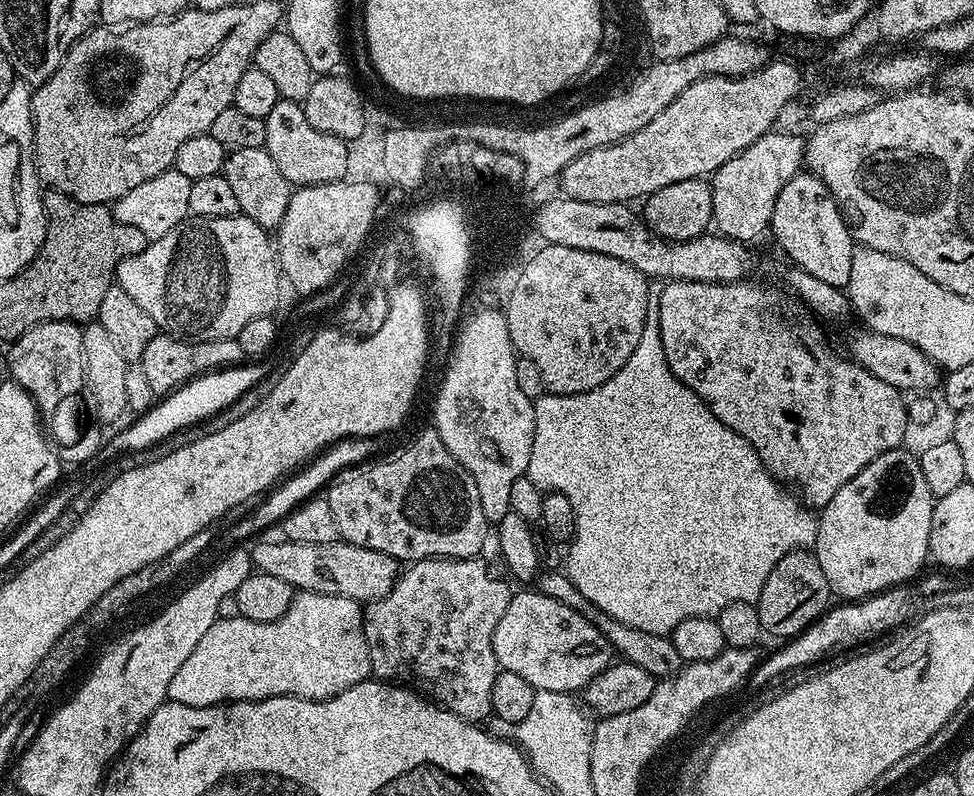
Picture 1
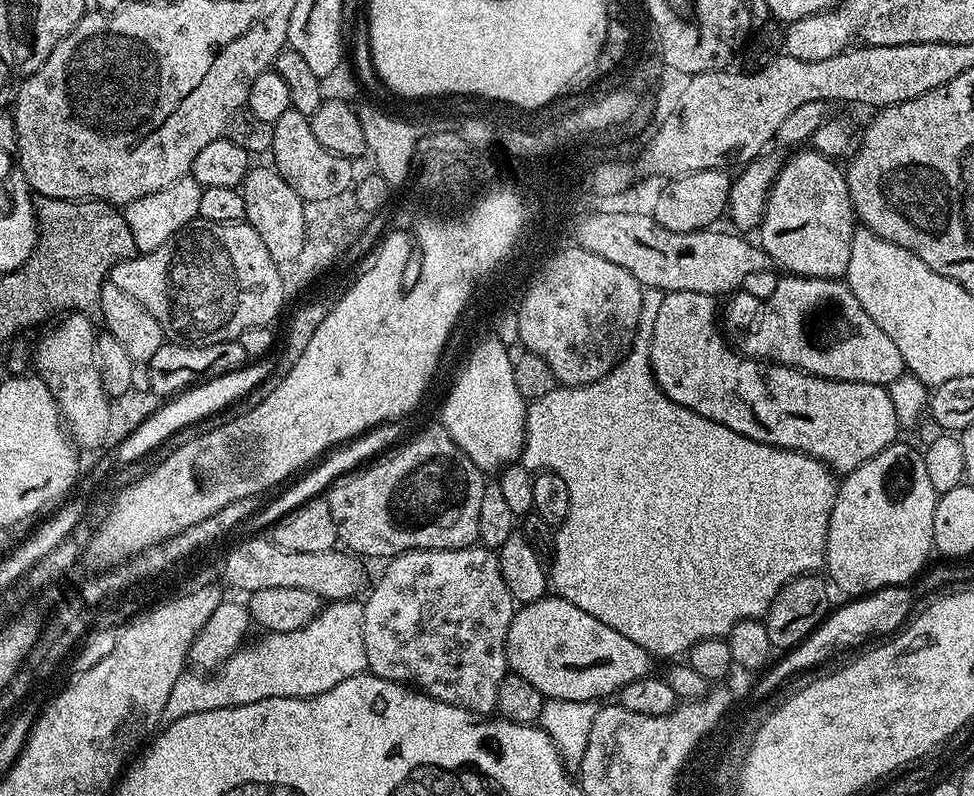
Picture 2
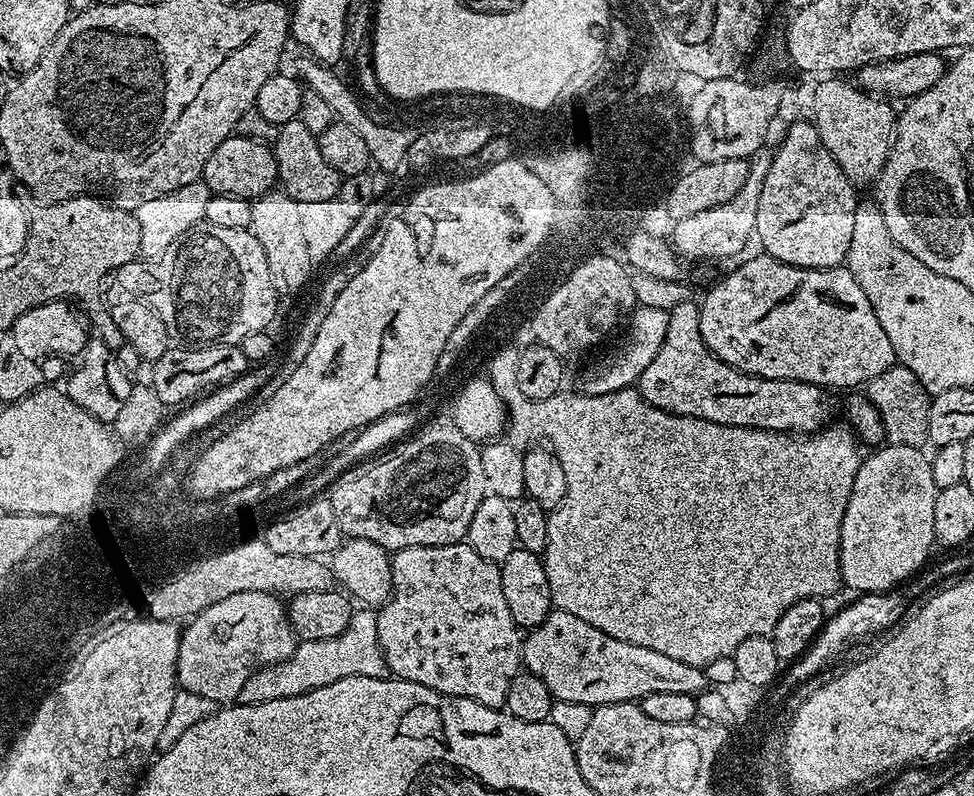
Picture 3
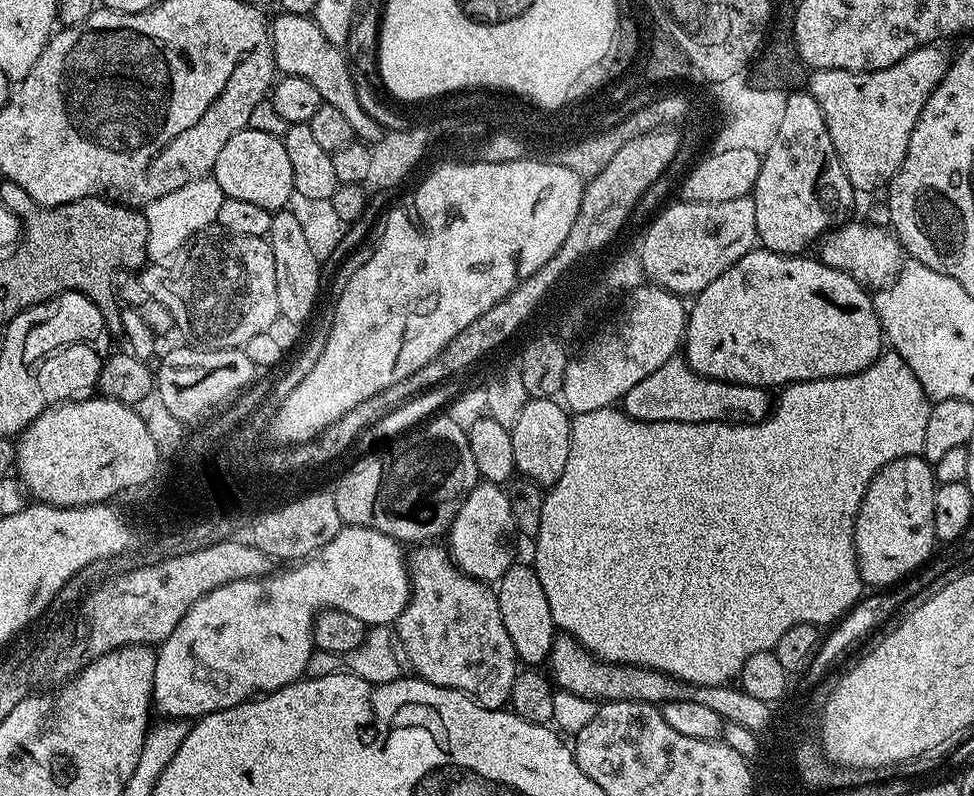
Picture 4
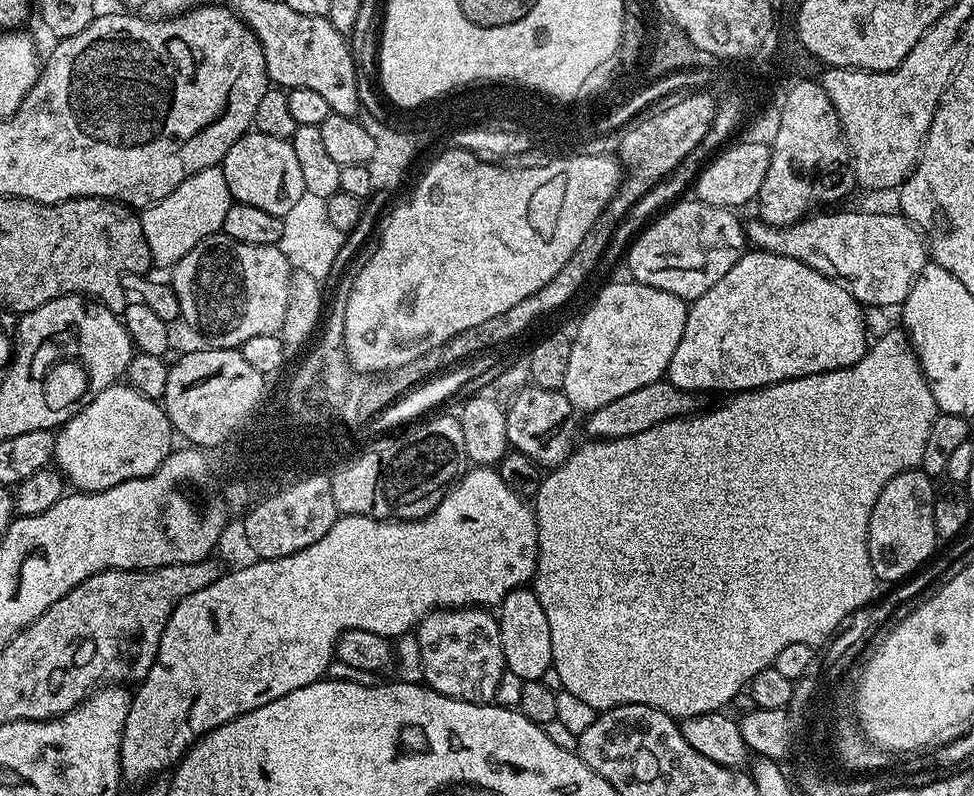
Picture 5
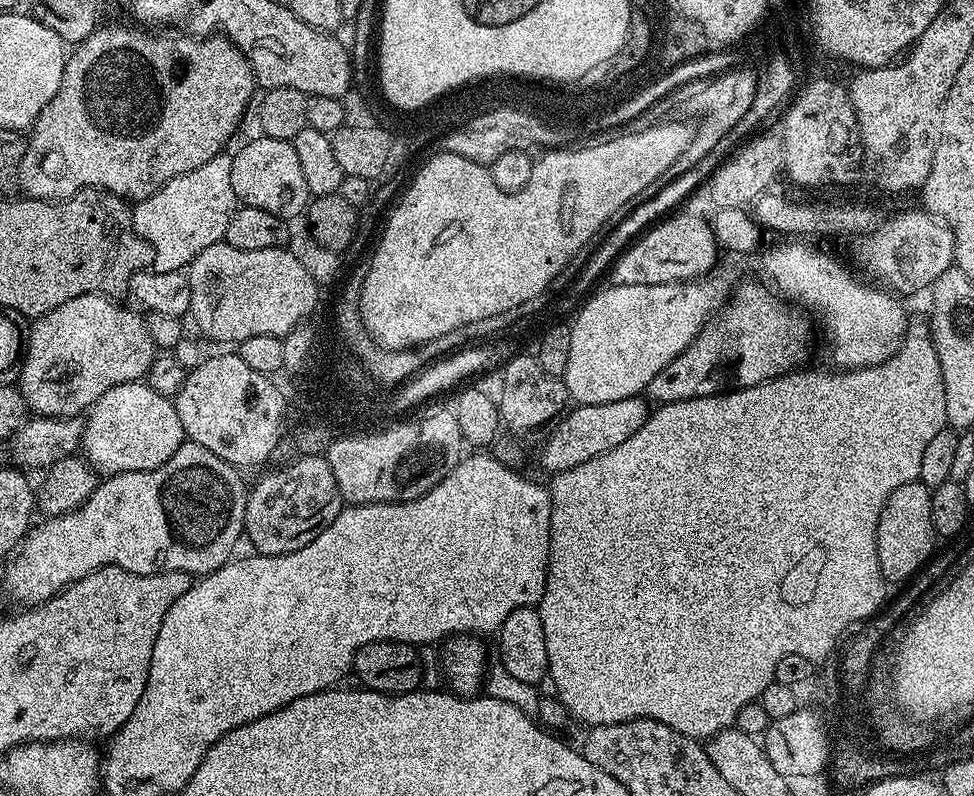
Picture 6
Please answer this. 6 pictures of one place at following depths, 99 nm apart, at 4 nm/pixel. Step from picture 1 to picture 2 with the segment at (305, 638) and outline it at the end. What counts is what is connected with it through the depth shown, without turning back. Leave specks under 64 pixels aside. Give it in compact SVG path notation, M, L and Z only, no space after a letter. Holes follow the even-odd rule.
M359 599L333 600L298 630L270 632L253 644L245 643L211 674L185 671L174 682L170 698L166 698L164 720L171 722L186 718L186 714L253 704L275 696L317 696L338 686L338 682L346 682L346 678L361 675L368 666L366 642L362 638L363 613L364 605Z

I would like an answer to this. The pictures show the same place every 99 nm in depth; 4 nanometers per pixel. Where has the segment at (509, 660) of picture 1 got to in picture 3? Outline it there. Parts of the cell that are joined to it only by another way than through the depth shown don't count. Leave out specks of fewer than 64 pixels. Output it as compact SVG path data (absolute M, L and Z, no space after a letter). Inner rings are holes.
M559 610L549 612L540 625L523 637L522 664L527 671L546 682L546 690L550 690L553 701L582 702L593 706L631 704L643 700L646 694L690 694L696 697L709 687L703 668L690 666L690 662L678 662L678 658L658 654L658 650L646 650L646 646L634 646L634 642L610 638L608 634L602 634L602 630L582 622L582 618Z

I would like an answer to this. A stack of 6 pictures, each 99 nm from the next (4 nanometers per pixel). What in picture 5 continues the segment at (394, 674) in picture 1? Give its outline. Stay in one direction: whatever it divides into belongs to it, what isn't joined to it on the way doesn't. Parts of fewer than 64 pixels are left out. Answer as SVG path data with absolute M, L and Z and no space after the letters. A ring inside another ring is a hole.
M487 607L445 608L424 617L414 629L422 650L423 683L438 694L471 704L491 704L497 699L500 679L506 676L500 621Z

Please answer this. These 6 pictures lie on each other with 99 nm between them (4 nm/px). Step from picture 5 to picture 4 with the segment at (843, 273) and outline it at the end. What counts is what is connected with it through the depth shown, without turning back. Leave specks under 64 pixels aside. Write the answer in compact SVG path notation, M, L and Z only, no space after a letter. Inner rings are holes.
M845 222L839 228L821 236L818 241L818 259L834 270L842 270L850 274L858 283L869 290L879 290L892 284L900 273L900 266L906 259L906 253L900 246L900 241L887 227L879 224L852 224Z

